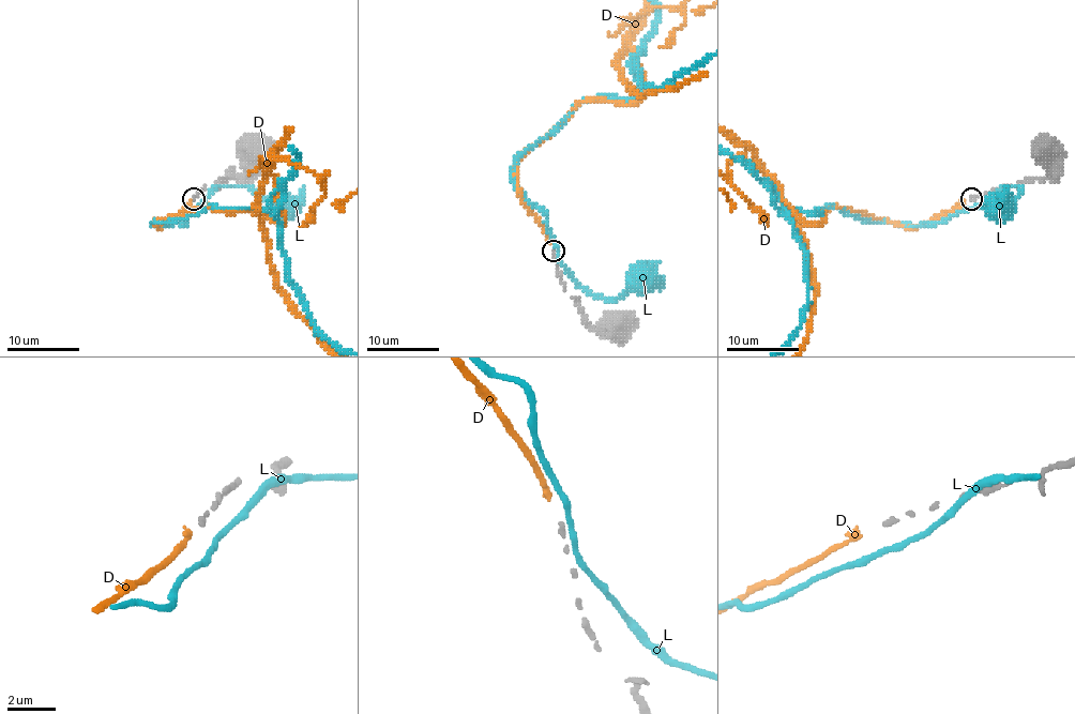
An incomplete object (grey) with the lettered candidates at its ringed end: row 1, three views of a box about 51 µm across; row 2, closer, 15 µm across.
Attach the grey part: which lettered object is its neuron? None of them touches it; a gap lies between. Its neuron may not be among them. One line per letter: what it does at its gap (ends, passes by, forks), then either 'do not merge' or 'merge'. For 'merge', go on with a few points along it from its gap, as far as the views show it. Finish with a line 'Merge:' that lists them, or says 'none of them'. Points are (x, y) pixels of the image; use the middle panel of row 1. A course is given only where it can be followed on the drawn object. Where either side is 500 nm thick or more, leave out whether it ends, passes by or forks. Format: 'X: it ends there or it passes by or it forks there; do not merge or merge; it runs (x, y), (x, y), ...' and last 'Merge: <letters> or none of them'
D: it ends there; merge
L: it passes by; do not merge
Merge: D

